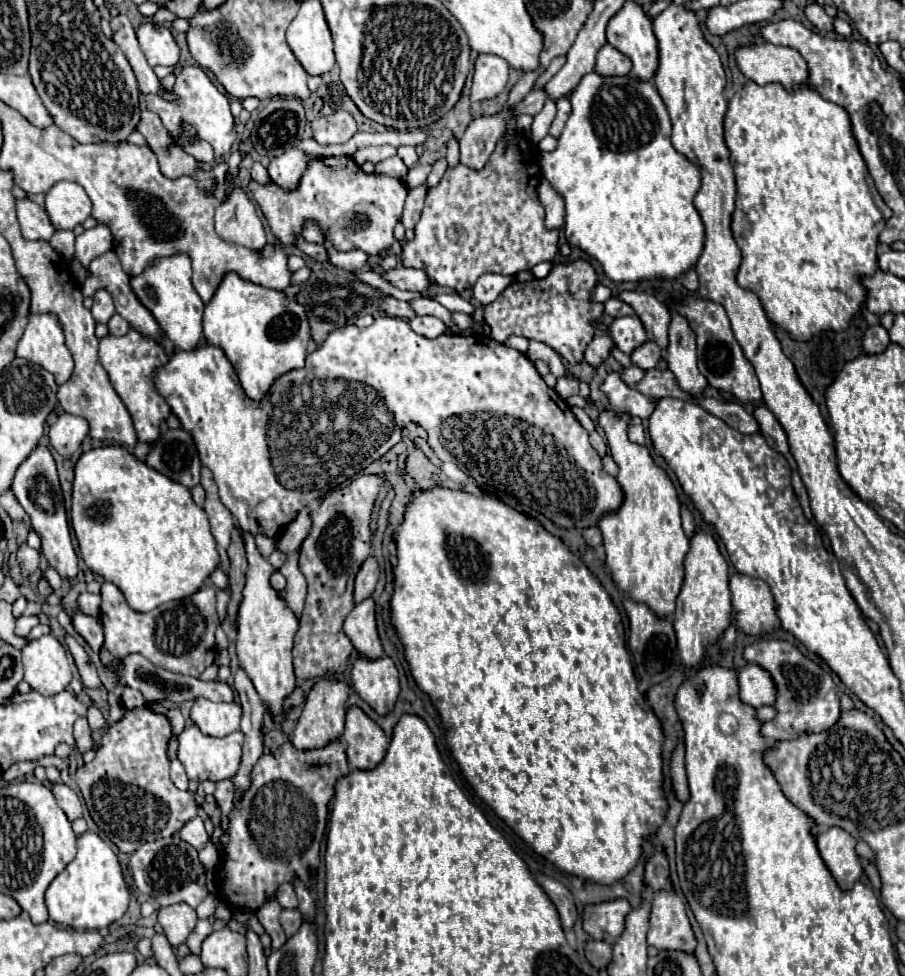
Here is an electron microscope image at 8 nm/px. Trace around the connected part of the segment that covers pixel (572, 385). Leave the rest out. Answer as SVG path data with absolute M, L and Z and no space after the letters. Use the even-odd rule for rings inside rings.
M557 378L557 384L555 384L555 390L561 398L567 398L571 394L577 394L577 382L569 380L569 378Z

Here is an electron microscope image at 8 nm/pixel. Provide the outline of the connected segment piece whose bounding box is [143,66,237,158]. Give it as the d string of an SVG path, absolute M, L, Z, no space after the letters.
M187 66L177 74L177 82L173 86L173 92L179 96L179 102L165 102L163 98L157 98L155 94L147 94L143 98L143 104L147 110L157 112L165 124L165 128L177 136L181 120L189 122L197 130L197 138L207 140L215 148L215 158L225 156L231 150L231 144L237 140L233 114L229 110L229 100L225 94L217 90L217 86L211 82L211 78L199 68L199 66Z

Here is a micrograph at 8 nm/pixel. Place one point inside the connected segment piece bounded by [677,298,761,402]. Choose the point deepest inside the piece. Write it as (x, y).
(721, 360)

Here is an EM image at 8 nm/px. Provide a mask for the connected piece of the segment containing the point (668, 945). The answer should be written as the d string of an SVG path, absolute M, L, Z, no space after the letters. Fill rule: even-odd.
M657 892L651 902L647 944L657 950L693 954L697 940L683 900L675 892Z

